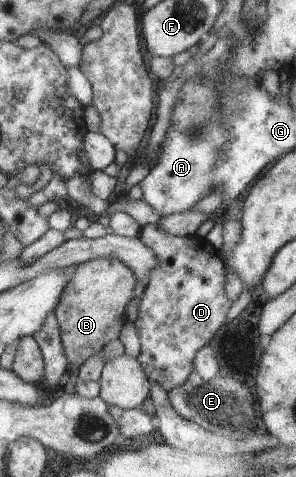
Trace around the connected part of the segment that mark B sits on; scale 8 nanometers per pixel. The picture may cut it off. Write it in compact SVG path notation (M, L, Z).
M108 256L92 258L76 265L74 274L68 278L53 309L68 369L79 368L86 358L100 352L107 342L118 338L126 322L126 304L134 296L136 281L128 266Z

